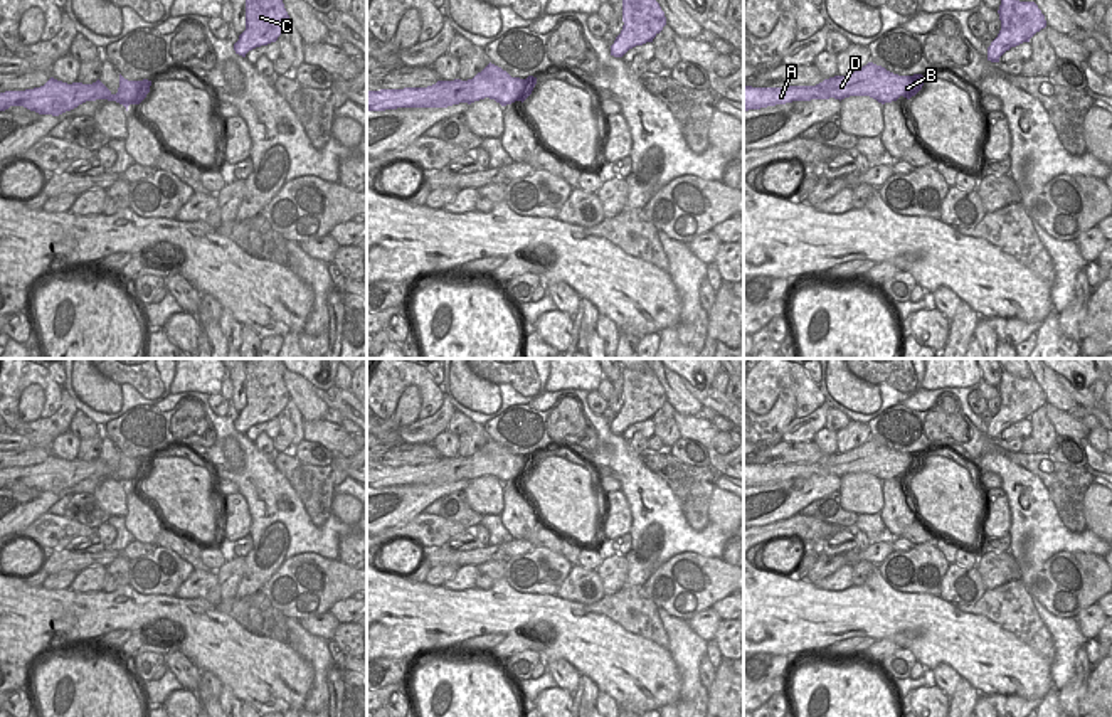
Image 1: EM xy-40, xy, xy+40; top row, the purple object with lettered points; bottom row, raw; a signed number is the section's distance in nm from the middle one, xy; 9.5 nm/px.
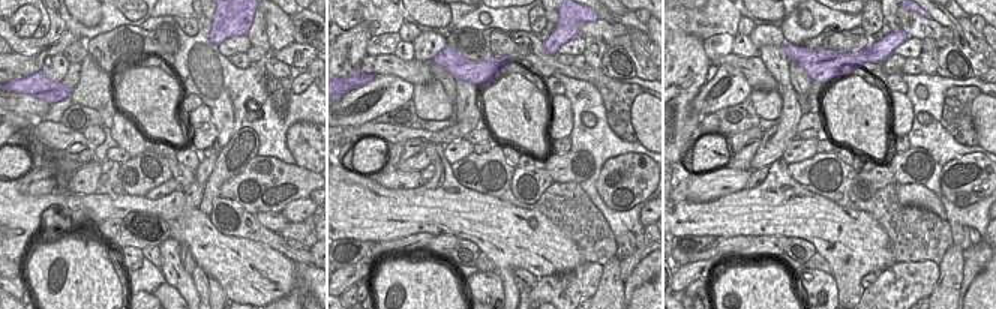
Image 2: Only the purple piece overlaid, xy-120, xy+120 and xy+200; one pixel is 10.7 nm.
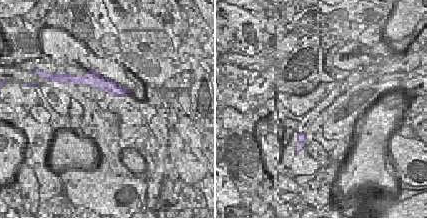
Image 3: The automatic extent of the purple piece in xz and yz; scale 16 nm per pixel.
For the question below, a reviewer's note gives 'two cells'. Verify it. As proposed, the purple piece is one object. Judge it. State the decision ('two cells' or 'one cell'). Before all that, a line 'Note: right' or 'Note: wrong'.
Note: wrong
one cell

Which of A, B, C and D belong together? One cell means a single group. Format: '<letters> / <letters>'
A B C D

